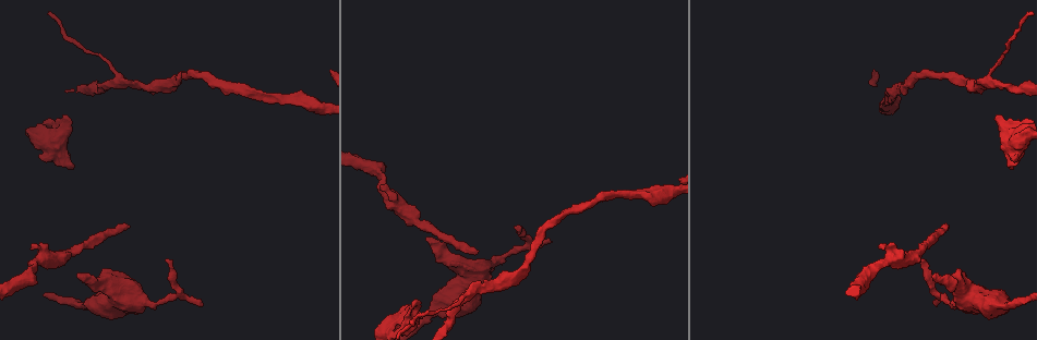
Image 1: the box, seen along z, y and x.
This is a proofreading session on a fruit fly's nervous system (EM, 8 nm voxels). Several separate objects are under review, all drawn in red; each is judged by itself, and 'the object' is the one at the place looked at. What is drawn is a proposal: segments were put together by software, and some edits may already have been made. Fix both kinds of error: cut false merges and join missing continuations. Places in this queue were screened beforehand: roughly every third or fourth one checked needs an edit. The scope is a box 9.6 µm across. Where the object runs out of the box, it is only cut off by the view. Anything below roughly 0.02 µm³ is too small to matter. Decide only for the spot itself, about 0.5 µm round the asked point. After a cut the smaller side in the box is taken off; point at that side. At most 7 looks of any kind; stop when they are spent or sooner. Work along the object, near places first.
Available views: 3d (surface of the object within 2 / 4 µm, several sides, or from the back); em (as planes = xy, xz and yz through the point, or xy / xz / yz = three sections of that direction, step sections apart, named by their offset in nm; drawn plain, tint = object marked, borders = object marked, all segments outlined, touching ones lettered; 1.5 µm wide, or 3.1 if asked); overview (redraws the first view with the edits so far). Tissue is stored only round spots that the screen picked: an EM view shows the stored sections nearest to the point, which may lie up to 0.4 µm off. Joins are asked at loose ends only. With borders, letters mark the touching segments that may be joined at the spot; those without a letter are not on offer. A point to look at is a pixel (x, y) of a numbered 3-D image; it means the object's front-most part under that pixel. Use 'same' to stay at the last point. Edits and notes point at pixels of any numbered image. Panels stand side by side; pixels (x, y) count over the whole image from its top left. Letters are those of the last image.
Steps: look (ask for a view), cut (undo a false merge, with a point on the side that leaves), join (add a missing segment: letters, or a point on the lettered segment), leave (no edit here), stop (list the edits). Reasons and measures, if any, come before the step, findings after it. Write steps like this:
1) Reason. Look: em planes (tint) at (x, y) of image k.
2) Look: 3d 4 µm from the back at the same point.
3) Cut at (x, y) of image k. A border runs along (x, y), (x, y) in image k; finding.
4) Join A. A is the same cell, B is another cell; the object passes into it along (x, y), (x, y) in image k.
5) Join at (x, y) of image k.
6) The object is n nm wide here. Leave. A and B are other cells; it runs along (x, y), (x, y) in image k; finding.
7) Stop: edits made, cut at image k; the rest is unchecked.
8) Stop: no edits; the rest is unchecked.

Tapers out. Look: 3d 2 µm at (997, 120) of image 1.

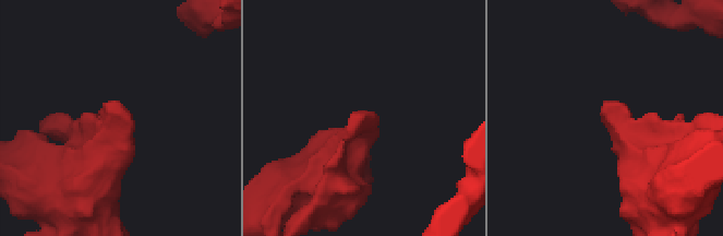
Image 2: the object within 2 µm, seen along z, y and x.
Look: em planes (borders) at (609, 126) of image 2.

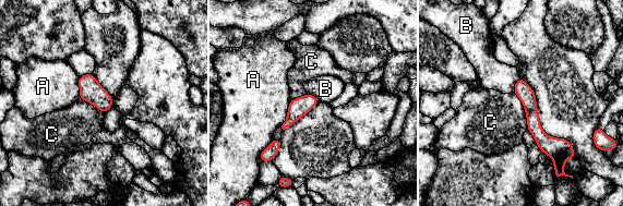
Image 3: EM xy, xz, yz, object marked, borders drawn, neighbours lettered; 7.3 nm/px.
Leave. A, B and C are other cells; none of them fits.

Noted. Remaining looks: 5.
Thin end. Look: em planes (borders) at (883, 247) of image 1.

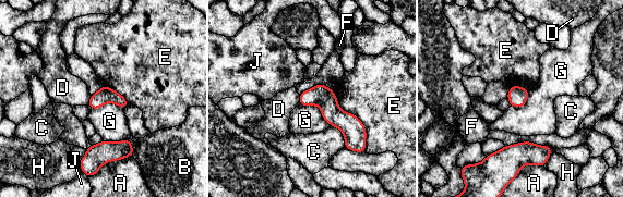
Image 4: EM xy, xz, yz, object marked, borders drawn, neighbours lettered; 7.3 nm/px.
The object is 120 nm wide here; the longest contact is with E, 460 nm. Leave. A, B, C, D, E, F, G, H and J are other cells; none of them fits.

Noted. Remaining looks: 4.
Thin end. Look: em planes (plain) at (169, 262) of image 1.

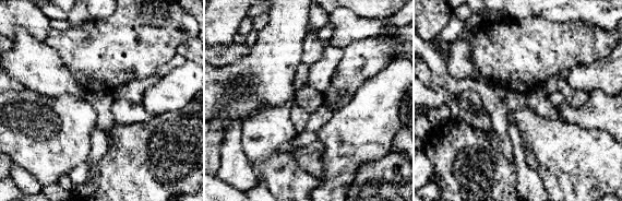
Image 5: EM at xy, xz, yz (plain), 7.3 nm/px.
Look: em planes (borders) at the same point.

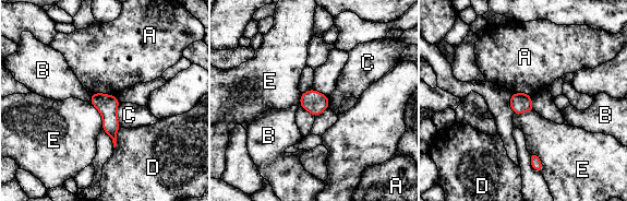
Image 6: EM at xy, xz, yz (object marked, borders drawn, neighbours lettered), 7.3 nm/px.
Leave. A, B, C, D and E are other cells; no lettered segment goes on from it.

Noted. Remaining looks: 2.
Stop: no edits; the rest is unchecked.

